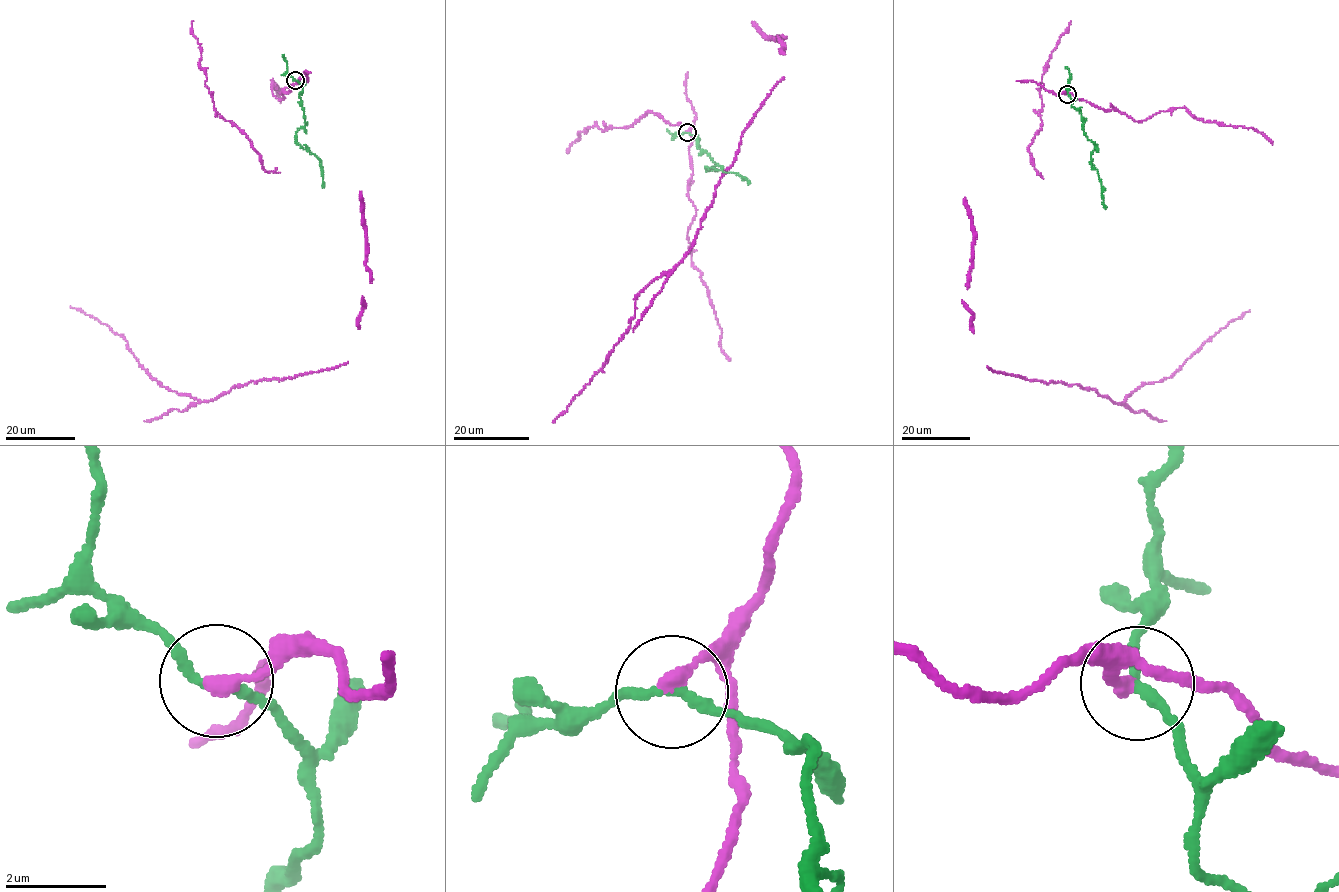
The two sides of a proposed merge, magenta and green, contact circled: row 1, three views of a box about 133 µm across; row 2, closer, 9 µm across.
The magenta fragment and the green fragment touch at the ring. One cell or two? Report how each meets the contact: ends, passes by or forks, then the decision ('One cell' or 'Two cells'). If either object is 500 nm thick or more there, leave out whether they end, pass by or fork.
At the ring magenta ends. At the ring green passes by. Two cells

